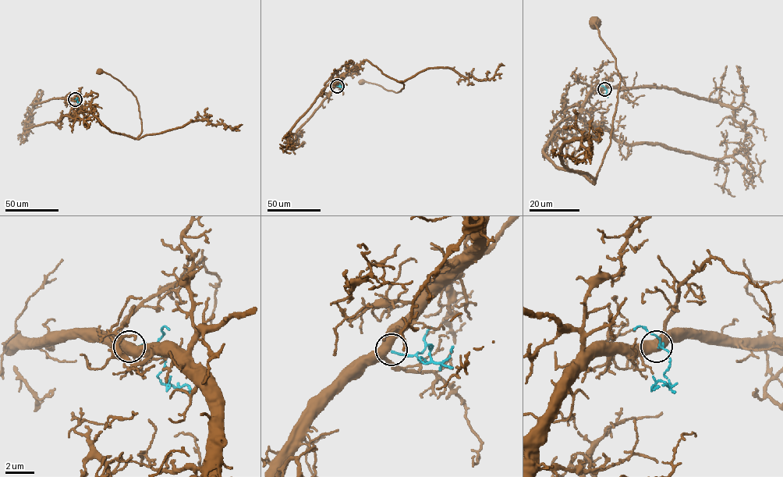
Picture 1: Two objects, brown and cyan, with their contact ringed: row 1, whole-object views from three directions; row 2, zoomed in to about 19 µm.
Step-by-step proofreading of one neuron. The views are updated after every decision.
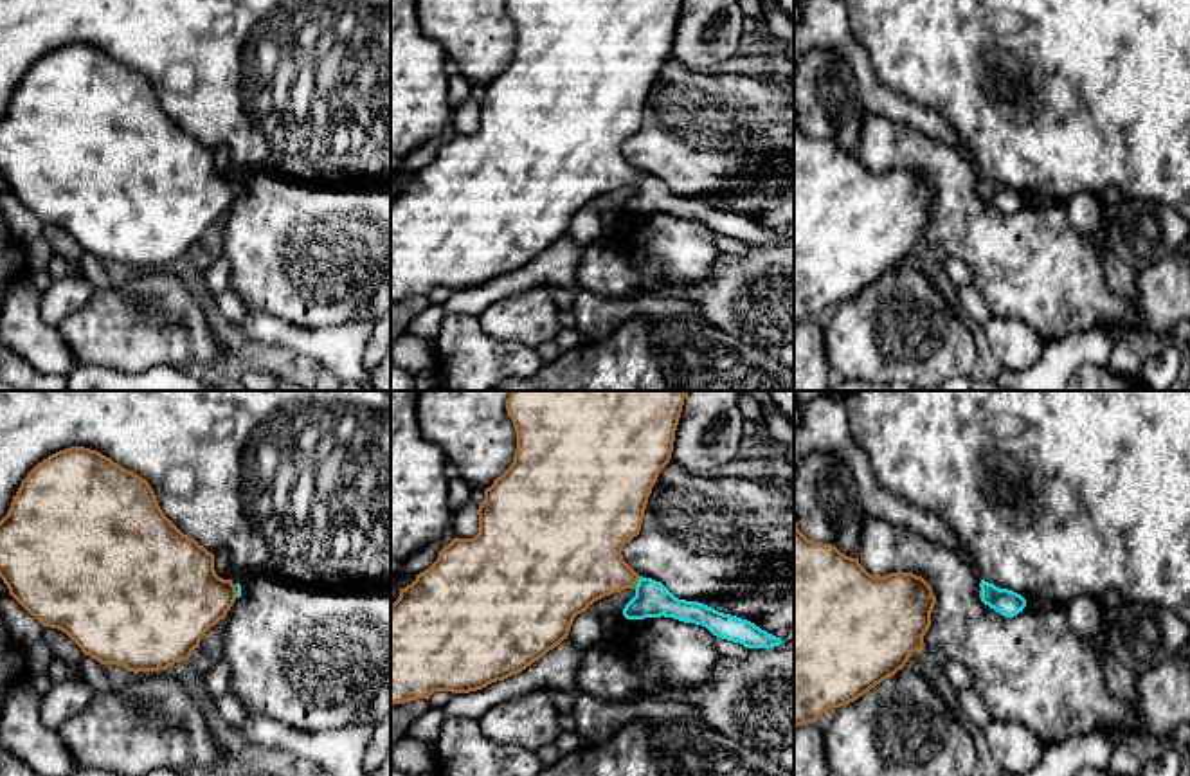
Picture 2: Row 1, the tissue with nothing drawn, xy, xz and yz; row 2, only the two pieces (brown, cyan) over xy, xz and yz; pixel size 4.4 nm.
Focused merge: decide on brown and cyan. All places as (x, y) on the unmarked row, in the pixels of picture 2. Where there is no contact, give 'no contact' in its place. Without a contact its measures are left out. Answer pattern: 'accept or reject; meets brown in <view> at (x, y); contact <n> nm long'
accept; meets brown in xz at (636, 179); contact 60 nm long

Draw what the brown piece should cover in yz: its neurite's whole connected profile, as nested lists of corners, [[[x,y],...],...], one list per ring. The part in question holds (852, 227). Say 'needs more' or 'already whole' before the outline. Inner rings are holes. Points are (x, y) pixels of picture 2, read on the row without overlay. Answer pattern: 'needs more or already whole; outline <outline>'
already whole; outline [[[794,115],[794,324],[816,319],[825,308],[846,302],[882,277],[893,274],[906,263],[911,250],[924,247],[924,232],[931,223],[931,209],[936,194],[931,182],[913,169],[889,169],[886,173],[870,171],[857,155],[846,153],[832,140],[808,137],[798,124]]]

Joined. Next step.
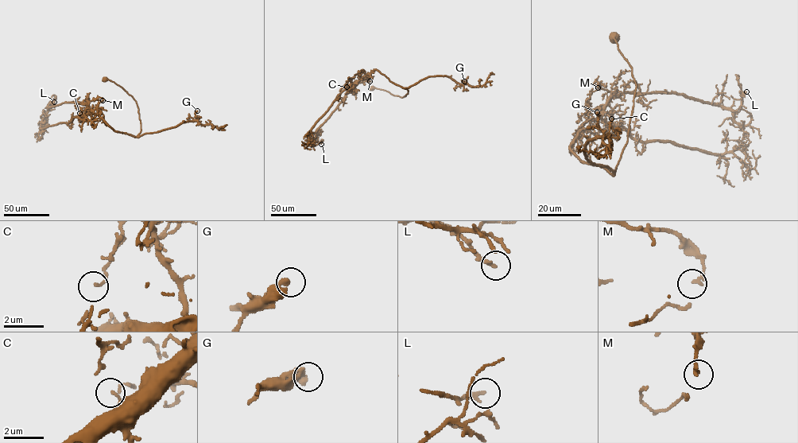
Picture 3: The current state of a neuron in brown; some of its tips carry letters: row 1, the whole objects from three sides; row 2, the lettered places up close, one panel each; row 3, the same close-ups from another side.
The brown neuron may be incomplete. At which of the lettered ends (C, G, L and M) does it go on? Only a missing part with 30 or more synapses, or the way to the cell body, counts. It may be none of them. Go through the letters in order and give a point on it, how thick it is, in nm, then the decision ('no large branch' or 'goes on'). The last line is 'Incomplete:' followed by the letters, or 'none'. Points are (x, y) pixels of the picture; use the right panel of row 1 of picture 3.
C: (611, 118) | 110 nm | no large branch
G: (597, 112) | 280 nm | no large branch
L: (746, 91) | 200 nm | no large branch
M: (598, 87) | 170 nm | no large branch
Incomplete: none

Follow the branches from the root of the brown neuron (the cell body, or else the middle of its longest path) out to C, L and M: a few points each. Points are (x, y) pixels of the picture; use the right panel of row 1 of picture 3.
C: (614, 36), (636, 89), (613, 173), (571, 149), (587, 121), (609, 122), (611, 111), (611, 118)
L: (614, 36), (636, 85), (628, 141), (613, 173), (584, 163), (571, 144), (613, 95), (737, 110), (746, 91)
M: (614, 36), (636, 89), (628, 141), (613, 173), (584, 163), (571, 149), (611, 95), (596, 79), (598, 87)

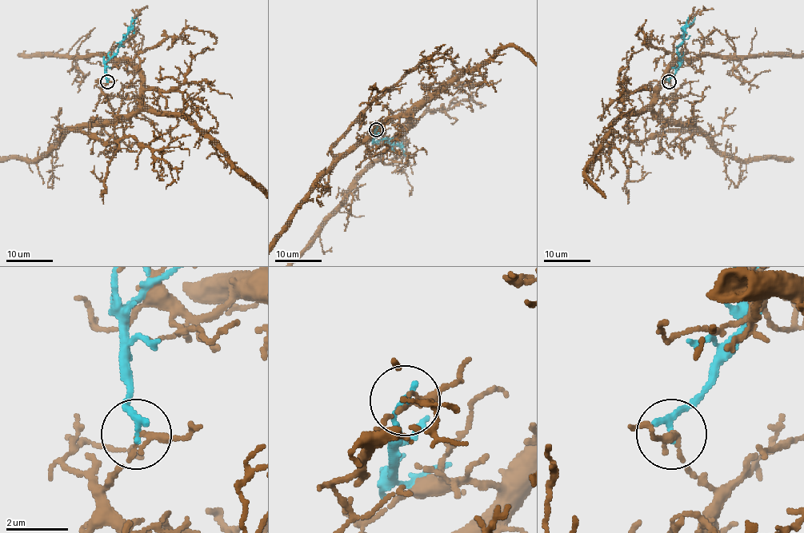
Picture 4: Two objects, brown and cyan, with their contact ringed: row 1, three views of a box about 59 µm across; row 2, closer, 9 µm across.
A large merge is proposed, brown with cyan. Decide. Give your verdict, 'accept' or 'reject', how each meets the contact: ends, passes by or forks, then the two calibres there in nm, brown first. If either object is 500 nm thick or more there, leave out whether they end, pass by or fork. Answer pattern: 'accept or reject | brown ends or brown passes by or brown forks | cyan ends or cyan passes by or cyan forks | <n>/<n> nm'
reject | brown passes by | cyan ends | 180/240 nm

